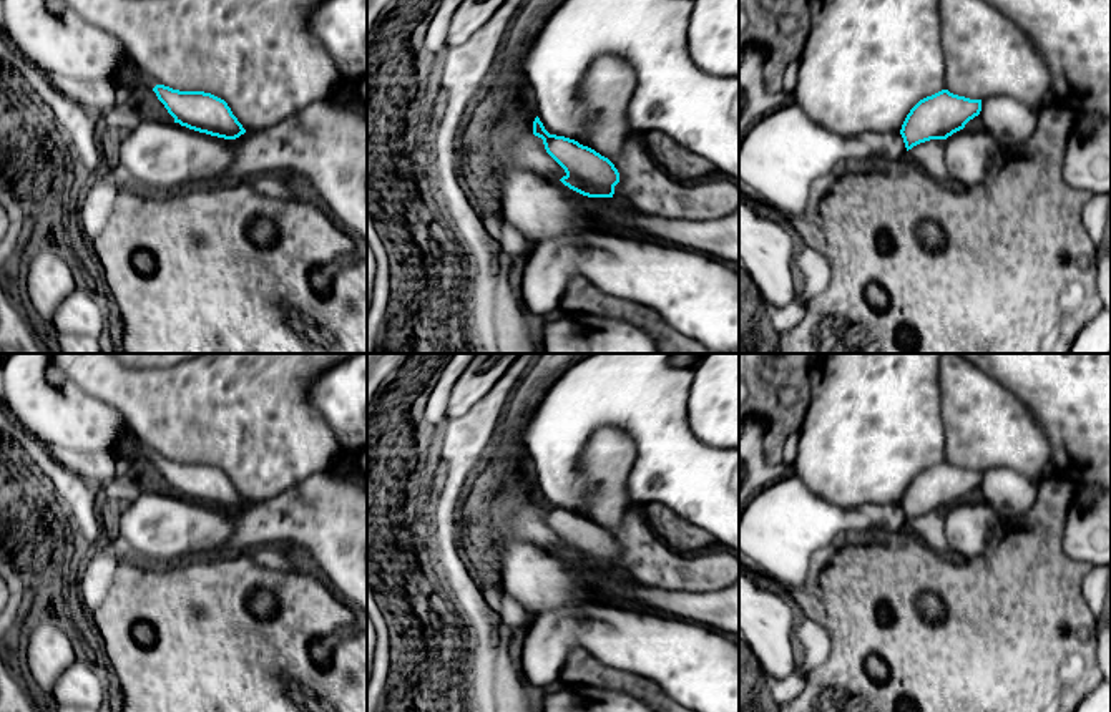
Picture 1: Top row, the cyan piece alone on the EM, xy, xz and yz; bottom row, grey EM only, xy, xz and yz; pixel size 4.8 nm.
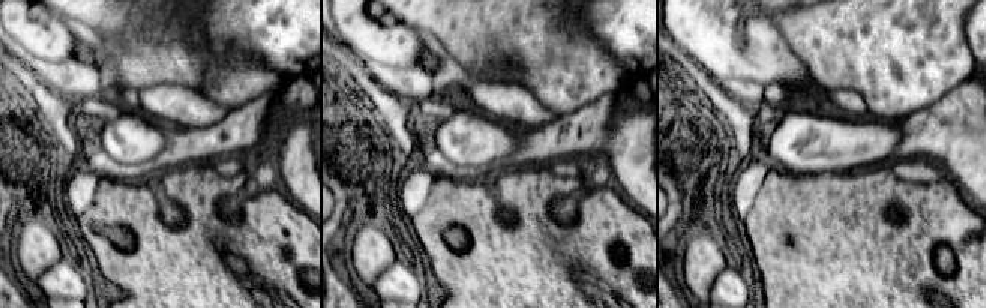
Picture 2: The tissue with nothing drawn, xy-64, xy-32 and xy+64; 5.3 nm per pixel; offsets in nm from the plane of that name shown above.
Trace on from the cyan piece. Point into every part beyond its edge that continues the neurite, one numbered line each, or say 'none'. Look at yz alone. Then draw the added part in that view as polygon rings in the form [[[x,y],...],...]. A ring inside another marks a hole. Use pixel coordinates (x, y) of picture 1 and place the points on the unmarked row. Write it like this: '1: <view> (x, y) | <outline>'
none

